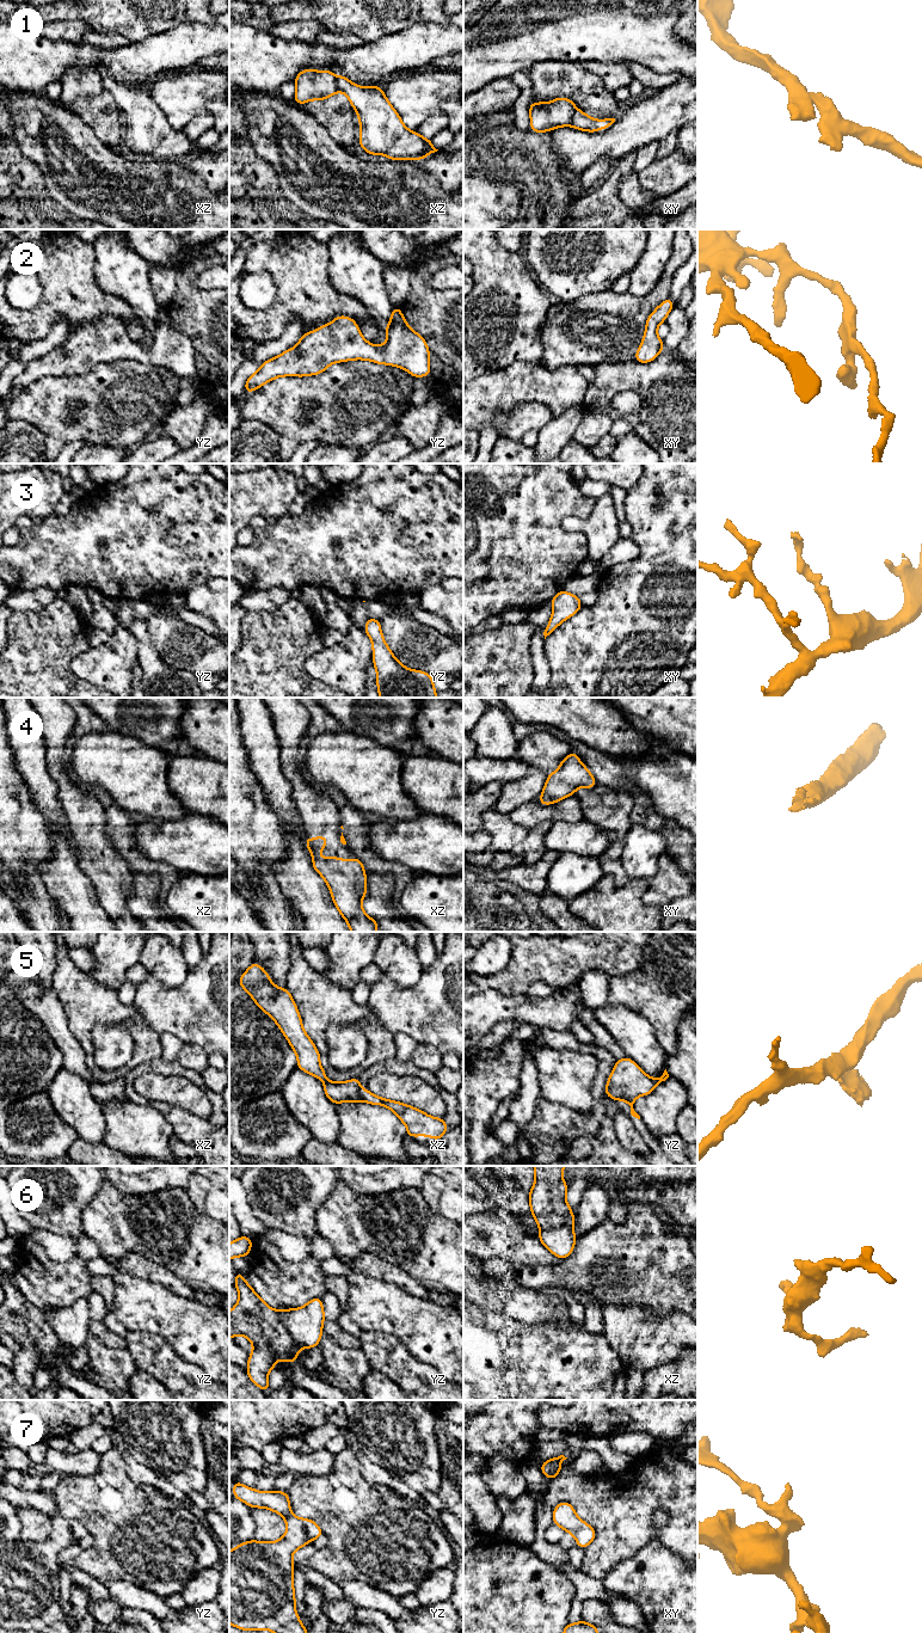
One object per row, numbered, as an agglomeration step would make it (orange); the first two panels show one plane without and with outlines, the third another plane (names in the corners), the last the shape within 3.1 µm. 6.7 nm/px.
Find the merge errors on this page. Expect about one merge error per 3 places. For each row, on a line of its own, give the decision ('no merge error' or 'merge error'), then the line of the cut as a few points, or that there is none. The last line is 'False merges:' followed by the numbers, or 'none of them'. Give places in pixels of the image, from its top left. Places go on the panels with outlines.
1: merge error | xy (576, 109), (569, 124)
2: no merge error | no cut
3: no merge error | no cut
4: no merge error | no cut
5: merge error | xz (360, 1088), (360, 1096), (363, 1100)
6: merge error | yz (276, 1312), (280, 1321), (300, 1346)
7: no merge error | no cut
False merges: 1, 5, 6

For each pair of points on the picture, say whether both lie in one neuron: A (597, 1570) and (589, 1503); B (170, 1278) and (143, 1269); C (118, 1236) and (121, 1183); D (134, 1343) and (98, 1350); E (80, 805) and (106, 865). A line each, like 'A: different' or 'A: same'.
A: same
B: same
C: different
D: different
E: same

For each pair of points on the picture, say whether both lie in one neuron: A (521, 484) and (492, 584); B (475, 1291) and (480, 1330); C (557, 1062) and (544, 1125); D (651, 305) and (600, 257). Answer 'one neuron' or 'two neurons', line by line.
A: one neuron
B: two neurons
C: two neurons
D: two neurons

